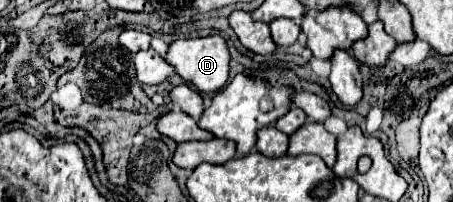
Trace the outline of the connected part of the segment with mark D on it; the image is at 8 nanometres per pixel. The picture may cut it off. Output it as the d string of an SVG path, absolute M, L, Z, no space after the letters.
M220 35L174 41L174 43L170 45L170 49L168 49L168 53L166 53L164 59L176 69L176 73L178 73L186 83L192 83L192 85L194 85L198 91L202 91L202 93L220 91L220 89L226 85L230 55L228 55L226 41L224 41Z

